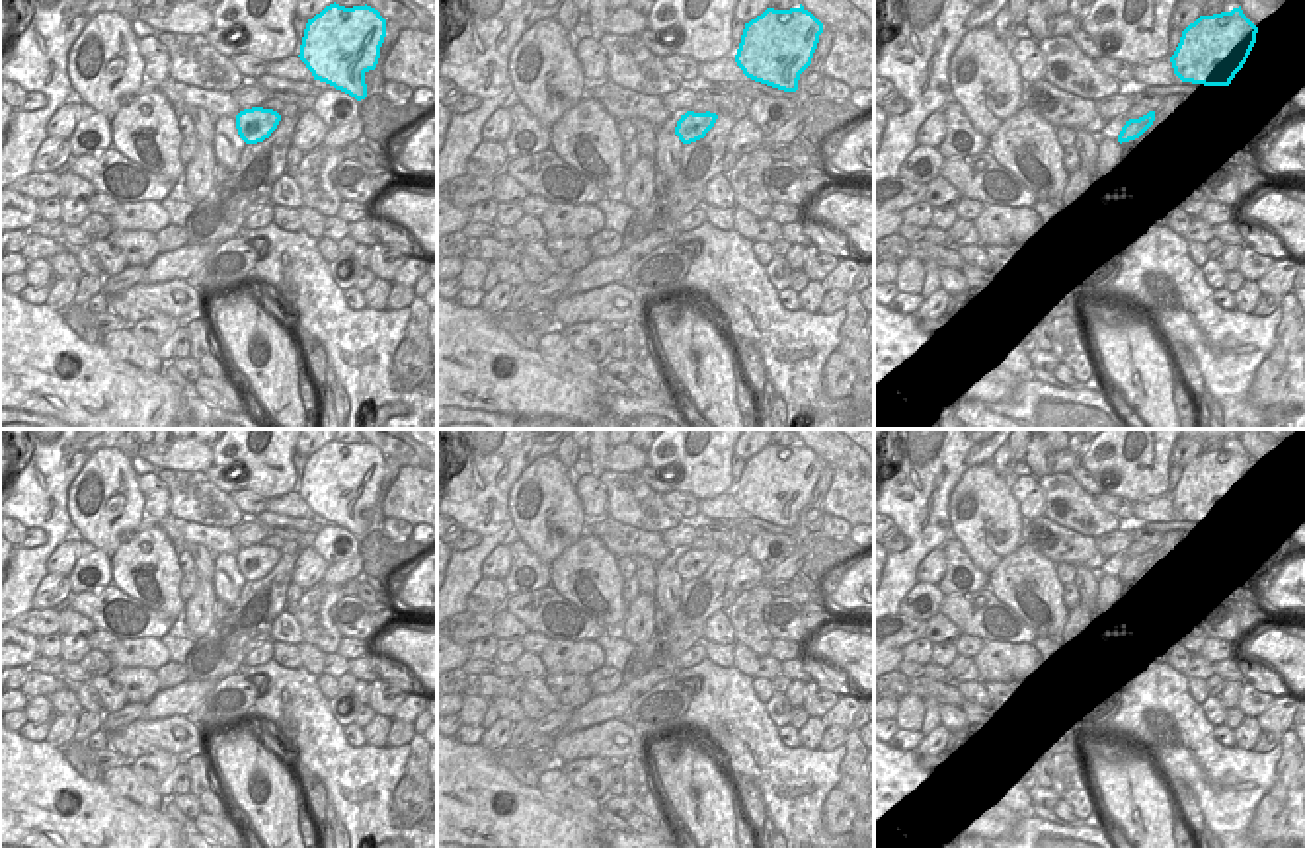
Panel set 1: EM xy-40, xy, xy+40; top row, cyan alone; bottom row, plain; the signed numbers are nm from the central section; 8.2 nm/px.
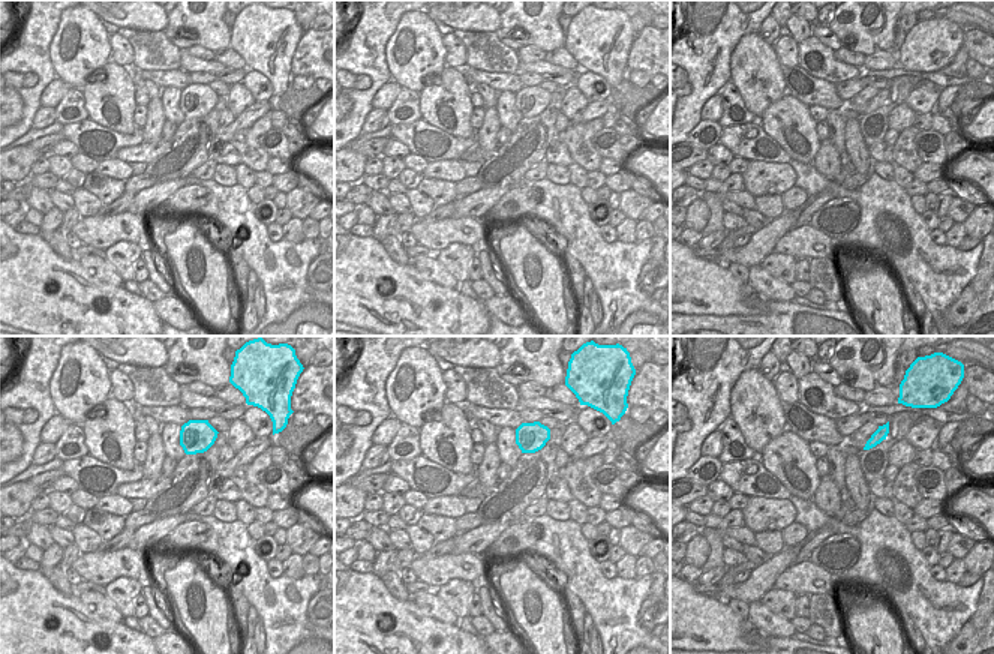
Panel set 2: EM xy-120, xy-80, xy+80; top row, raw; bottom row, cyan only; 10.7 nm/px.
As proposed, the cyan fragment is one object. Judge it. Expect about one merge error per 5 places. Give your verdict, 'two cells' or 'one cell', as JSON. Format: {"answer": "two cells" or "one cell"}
{"answer": "one cell"}

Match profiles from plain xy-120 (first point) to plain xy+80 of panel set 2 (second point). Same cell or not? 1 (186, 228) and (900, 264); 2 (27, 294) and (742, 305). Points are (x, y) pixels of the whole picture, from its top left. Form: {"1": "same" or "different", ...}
{"1": "different", "2": "same"}

